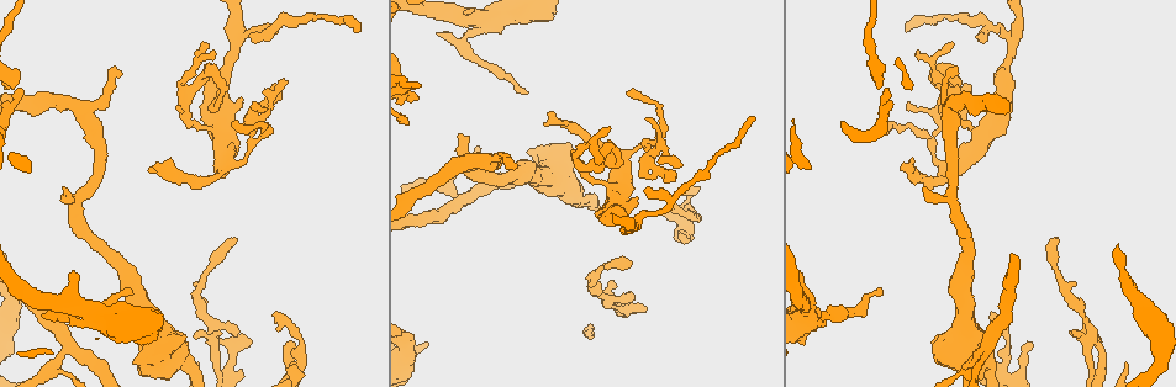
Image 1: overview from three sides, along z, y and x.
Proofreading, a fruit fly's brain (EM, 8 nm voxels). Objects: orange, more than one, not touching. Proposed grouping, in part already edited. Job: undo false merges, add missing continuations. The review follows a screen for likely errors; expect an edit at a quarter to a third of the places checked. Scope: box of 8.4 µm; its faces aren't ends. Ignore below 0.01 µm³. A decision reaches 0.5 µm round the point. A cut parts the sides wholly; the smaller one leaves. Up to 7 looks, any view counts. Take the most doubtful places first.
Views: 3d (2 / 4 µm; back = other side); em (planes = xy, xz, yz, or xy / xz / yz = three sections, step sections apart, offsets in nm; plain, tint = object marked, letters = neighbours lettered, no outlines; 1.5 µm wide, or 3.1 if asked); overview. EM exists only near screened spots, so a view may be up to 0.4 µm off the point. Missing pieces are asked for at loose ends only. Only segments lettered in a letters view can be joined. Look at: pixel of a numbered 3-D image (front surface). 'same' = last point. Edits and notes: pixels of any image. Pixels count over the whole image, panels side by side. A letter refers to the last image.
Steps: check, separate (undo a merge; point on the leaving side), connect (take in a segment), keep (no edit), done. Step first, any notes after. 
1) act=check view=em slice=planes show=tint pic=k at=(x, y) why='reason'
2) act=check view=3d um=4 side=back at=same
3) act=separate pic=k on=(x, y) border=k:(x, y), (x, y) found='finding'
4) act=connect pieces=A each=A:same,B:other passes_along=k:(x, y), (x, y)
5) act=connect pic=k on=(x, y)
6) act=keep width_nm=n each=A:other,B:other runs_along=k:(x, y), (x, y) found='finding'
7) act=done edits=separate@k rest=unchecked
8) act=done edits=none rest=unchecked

act=check view=em slice=planes show=letters pic=1 at=(43, 313) why='tapers out'

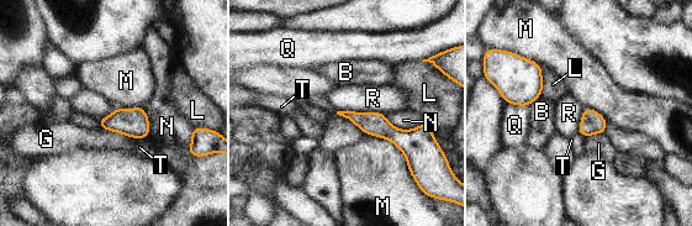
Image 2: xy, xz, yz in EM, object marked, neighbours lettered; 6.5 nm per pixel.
act=keep longest_contact=M:360nm each=B:other,G:other,L:other,M:other,N:other,Q:other,R:other,T:other runs_along=2:(346, 114), (391, 133), (412, 132) found='no lettered segment goes on from it'

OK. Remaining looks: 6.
act=check view=3d um=4 pic=1 at=(993, 312) why='branch stops here'

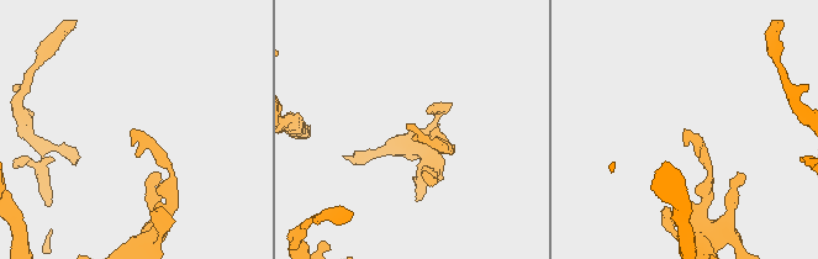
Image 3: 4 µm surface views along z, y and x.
act=check view=em slice=yz step=4 show=plain pic=3 at=(134, 131)

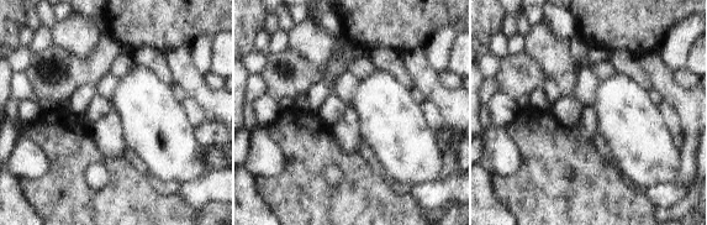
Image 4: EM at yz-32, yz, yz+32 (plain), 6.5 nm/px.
act=check view=em slice=yz step=4 show=letters at=same why='see the neighbours'

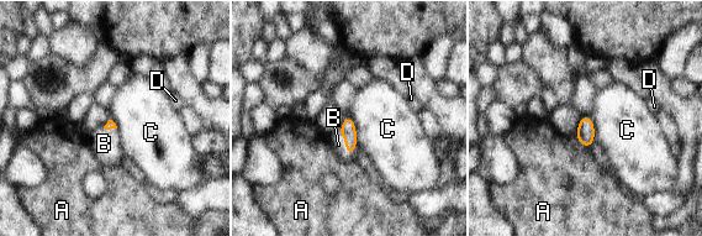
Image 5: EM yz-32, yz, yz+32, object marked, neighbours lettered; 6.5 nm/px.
act=connect pieces=B each=A:other,B:same,C:other,D:other passes_along=5:(348, 130), (346, 143), (338, 145) found='the neuron continues'

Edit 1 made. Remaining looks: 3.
act=check view=3d um=2 side=back pic=1 at=(683, 164) why='branch stops here'

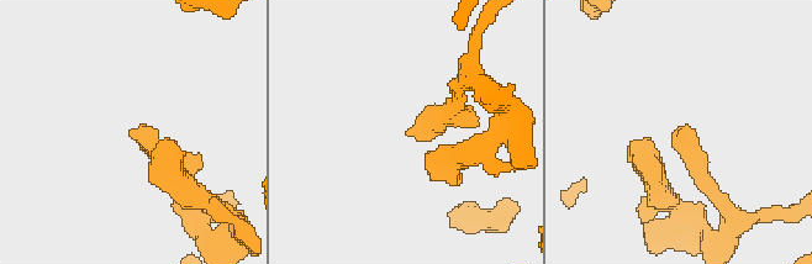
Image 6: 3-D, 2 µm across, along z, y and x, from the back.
act=check view=em slice=planes show=letters pic=6 at=(407, 130) why='need the tissue'

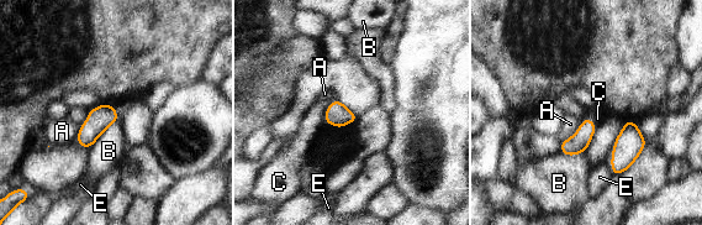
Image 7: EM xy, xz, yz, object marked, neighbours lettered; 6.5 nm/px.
act=keep each=A:other,B:other,C:other,E:other border=7:(117, 120), (90, 147) found='no lettered segment goes on from it'

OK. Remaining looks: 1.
act=done edits=connect@5 rest=unchecked

